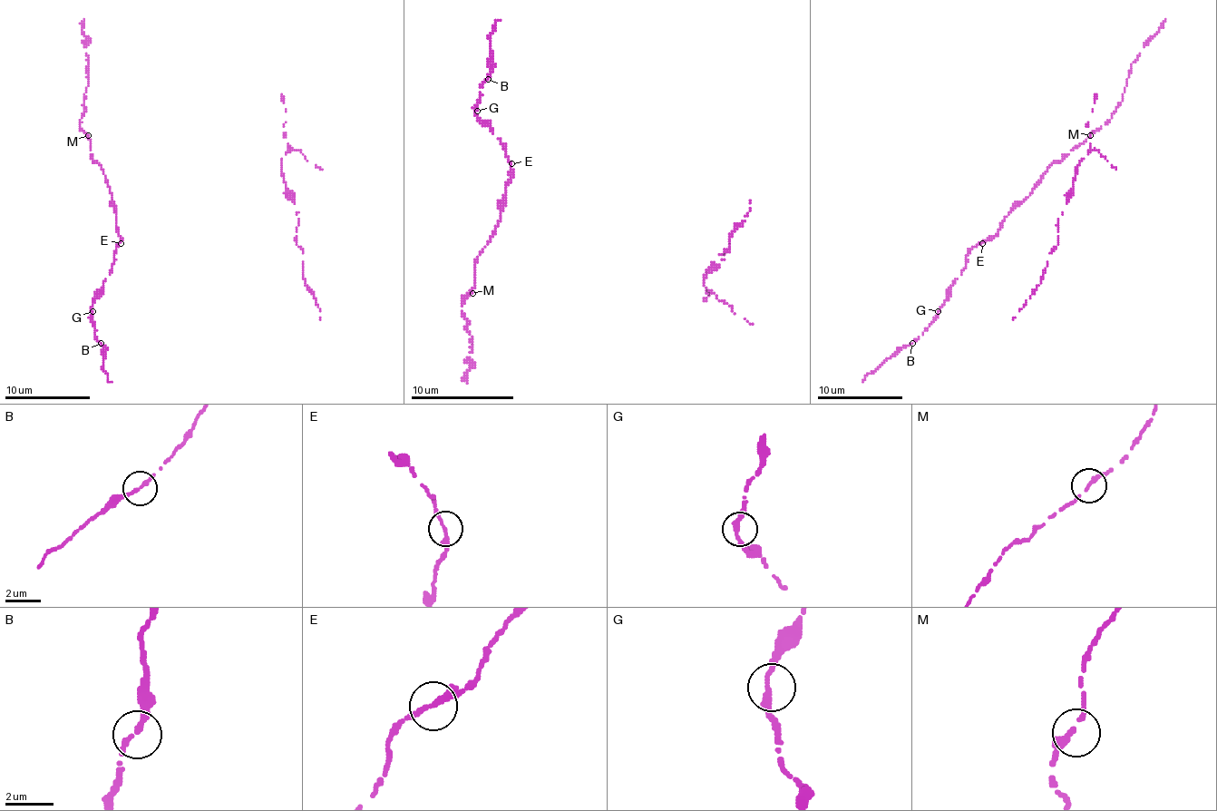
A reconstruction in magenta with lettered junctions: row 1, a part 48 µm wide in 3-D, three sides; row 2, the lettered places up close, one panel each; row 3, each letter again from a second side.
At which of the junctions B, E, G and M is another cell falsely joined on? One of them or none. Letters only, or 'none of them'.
none of them

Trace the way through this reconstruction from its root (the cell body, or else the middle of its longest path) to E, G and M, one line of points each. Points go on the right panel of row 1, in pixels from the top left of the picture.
E: (1019, 203), (1004, 219), (1002, 227), (983, 242)
G: (1019, 203), (991, 238), (978, 242), (970, 251), (966, 258), (966, 268), (938, 311)
M: (1019, 203), (1030, 195), (1035, 184), (1054, 162), (1062, 161), (1090, 135)

